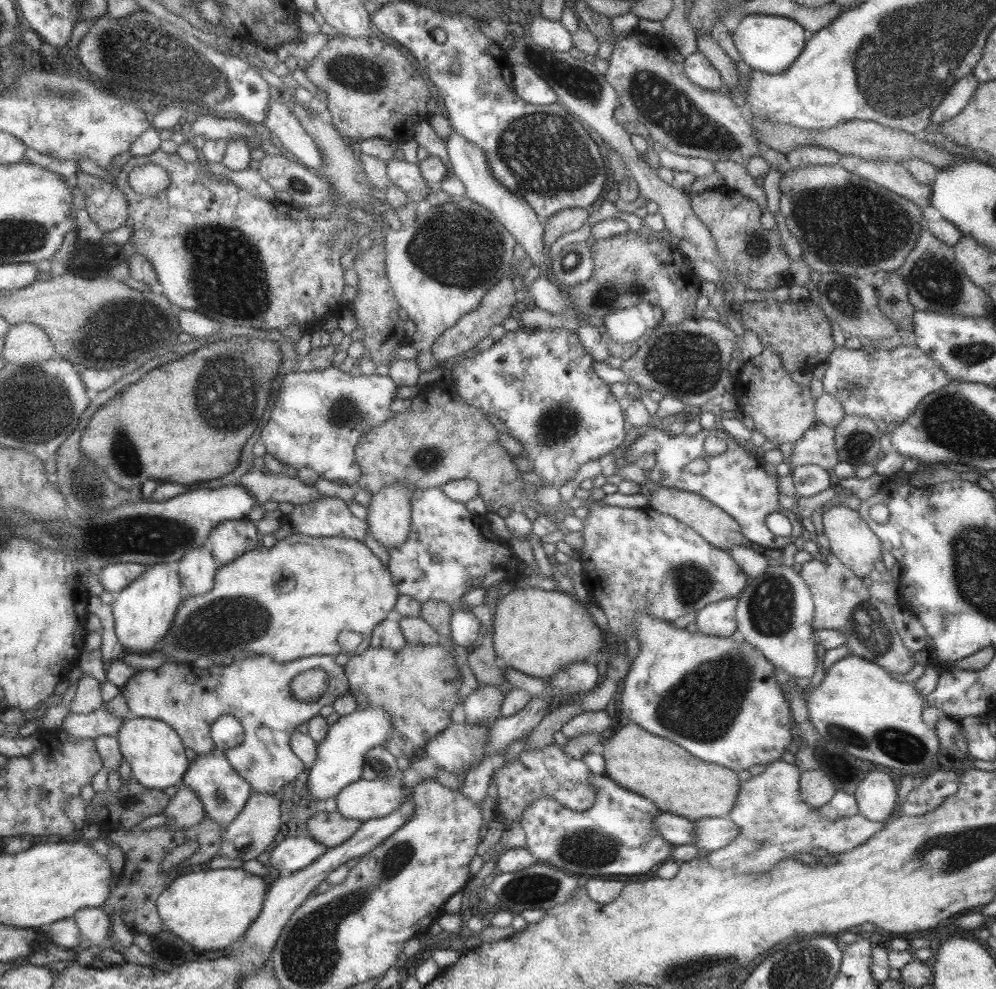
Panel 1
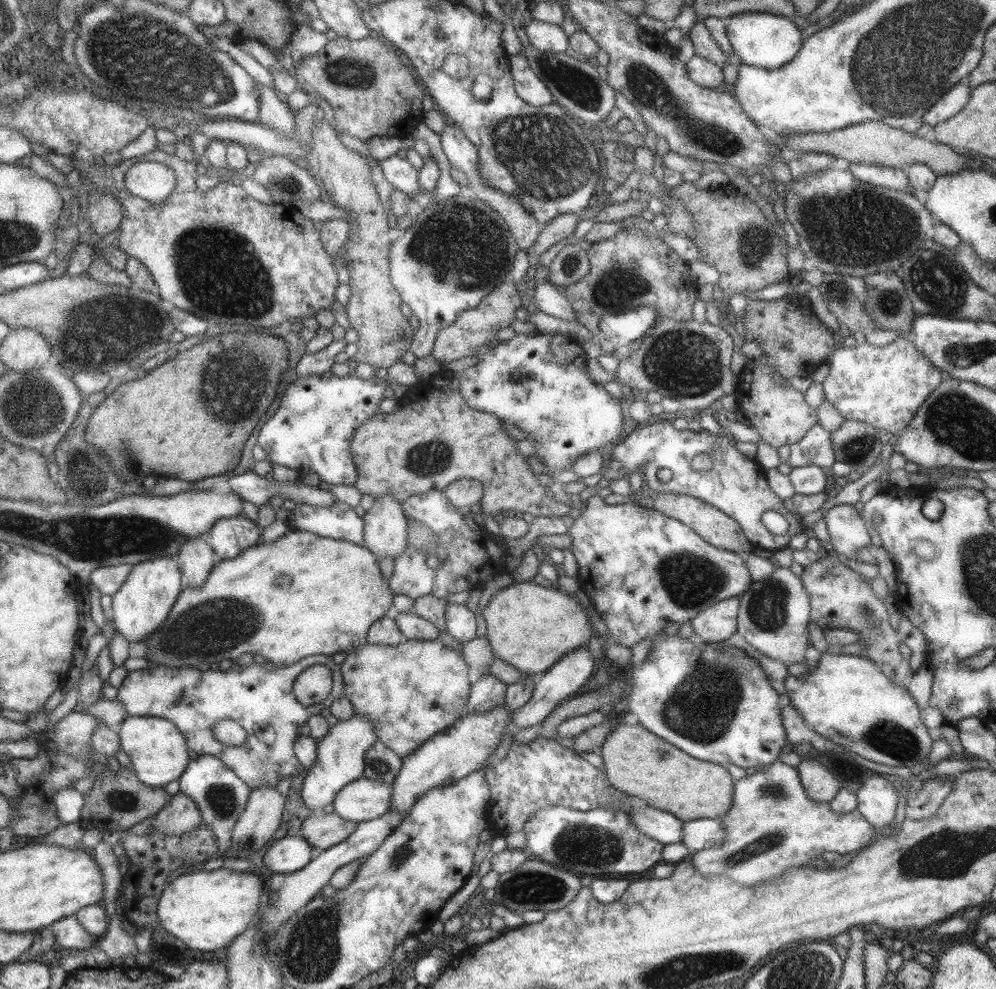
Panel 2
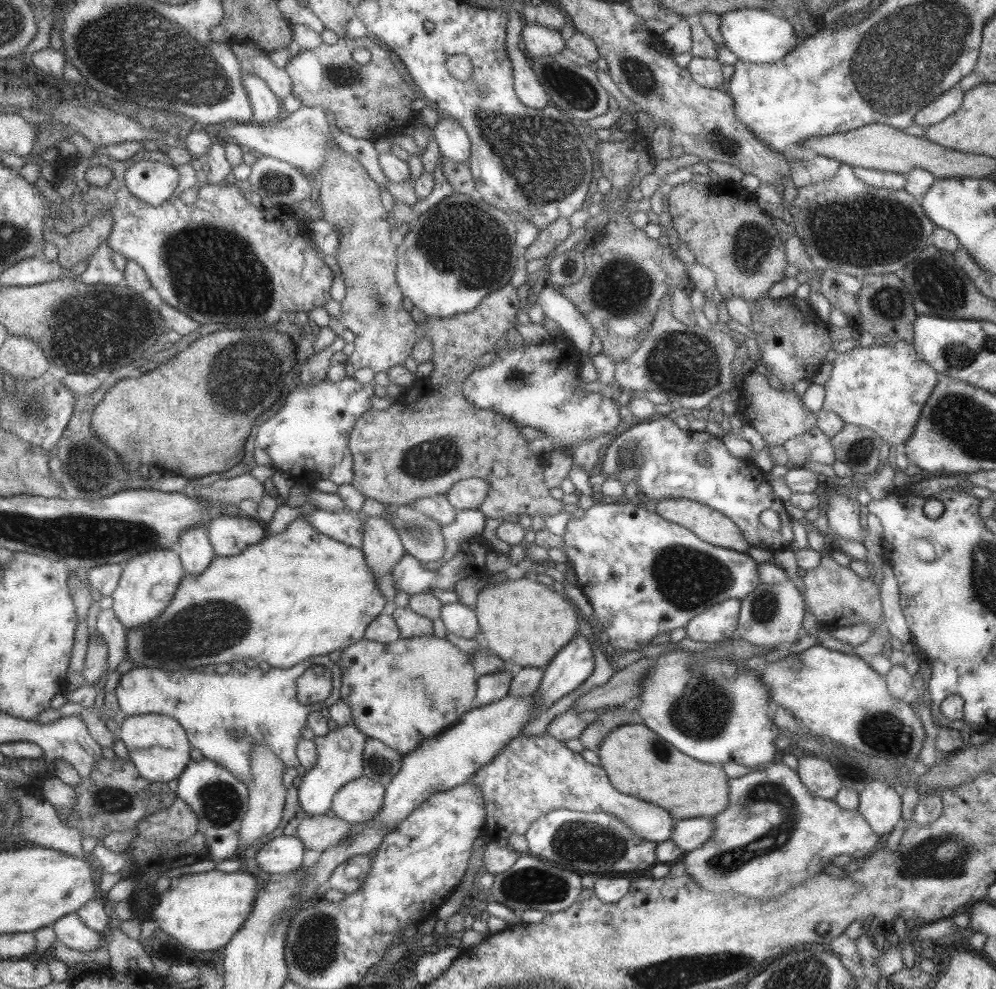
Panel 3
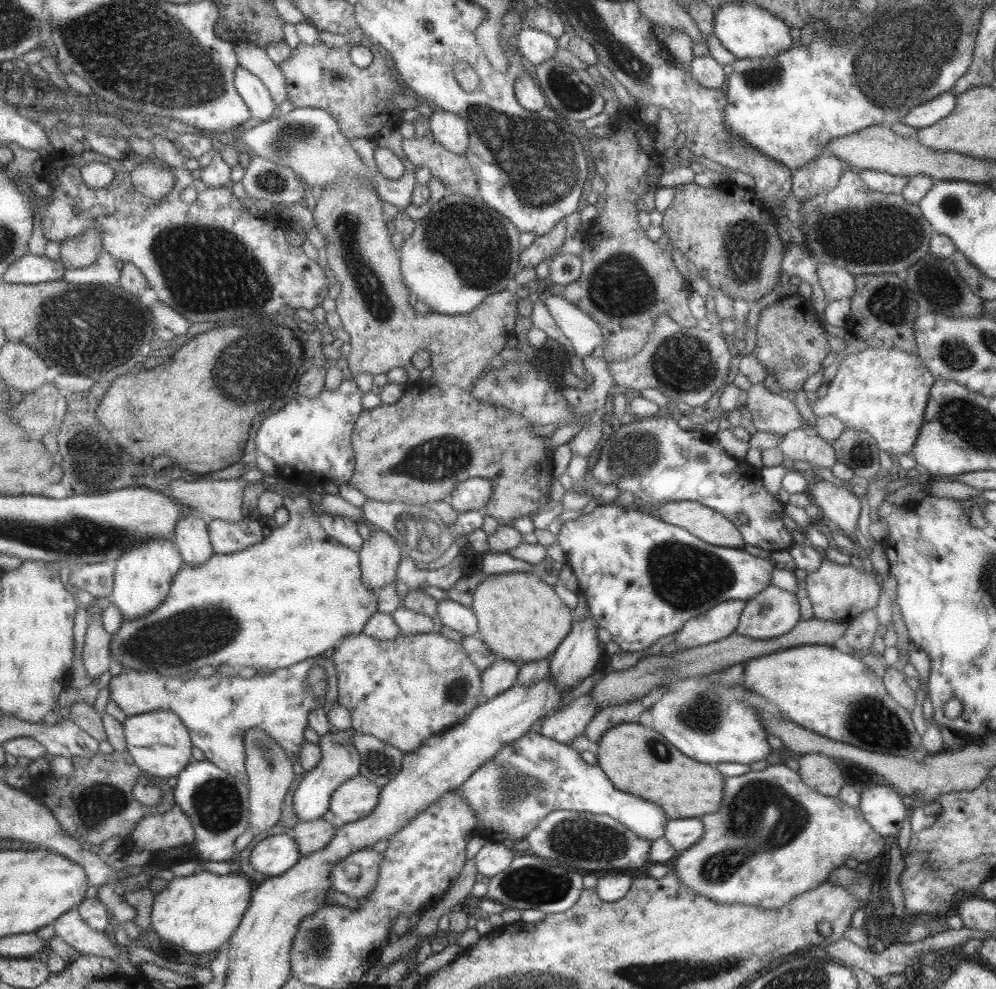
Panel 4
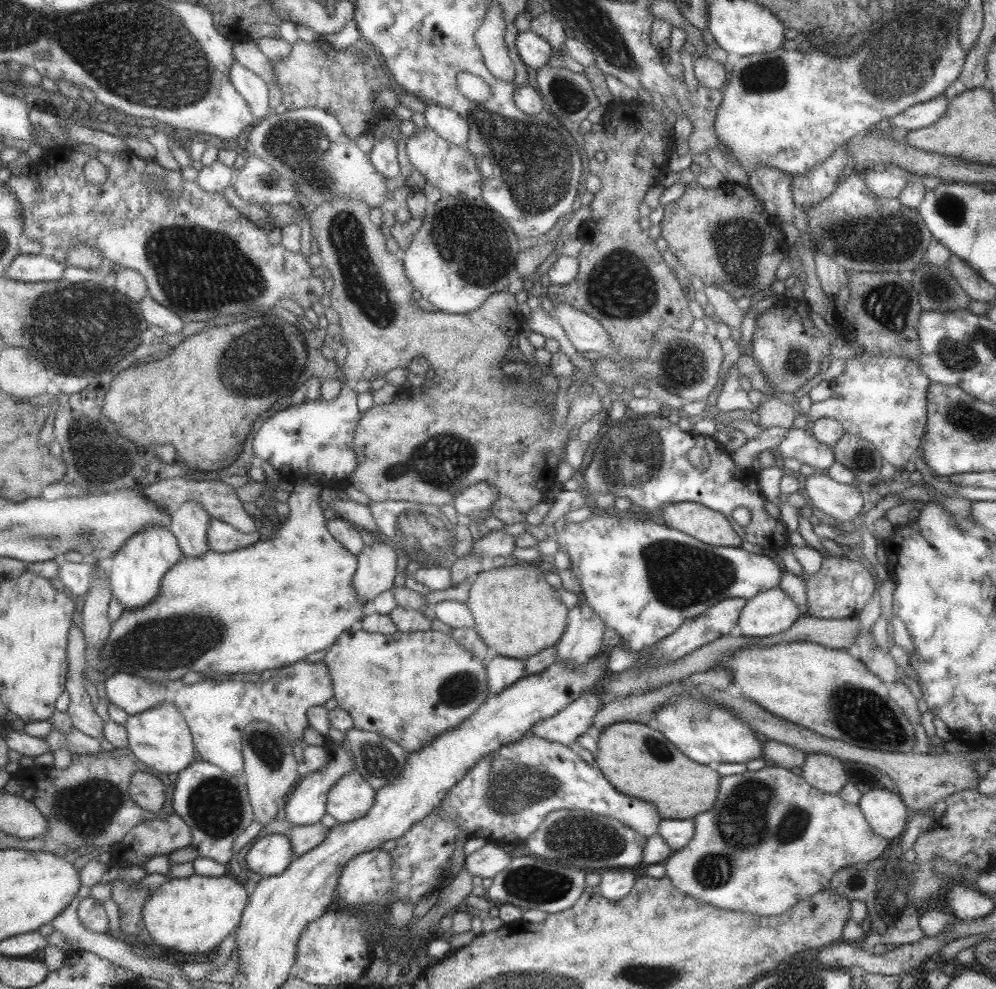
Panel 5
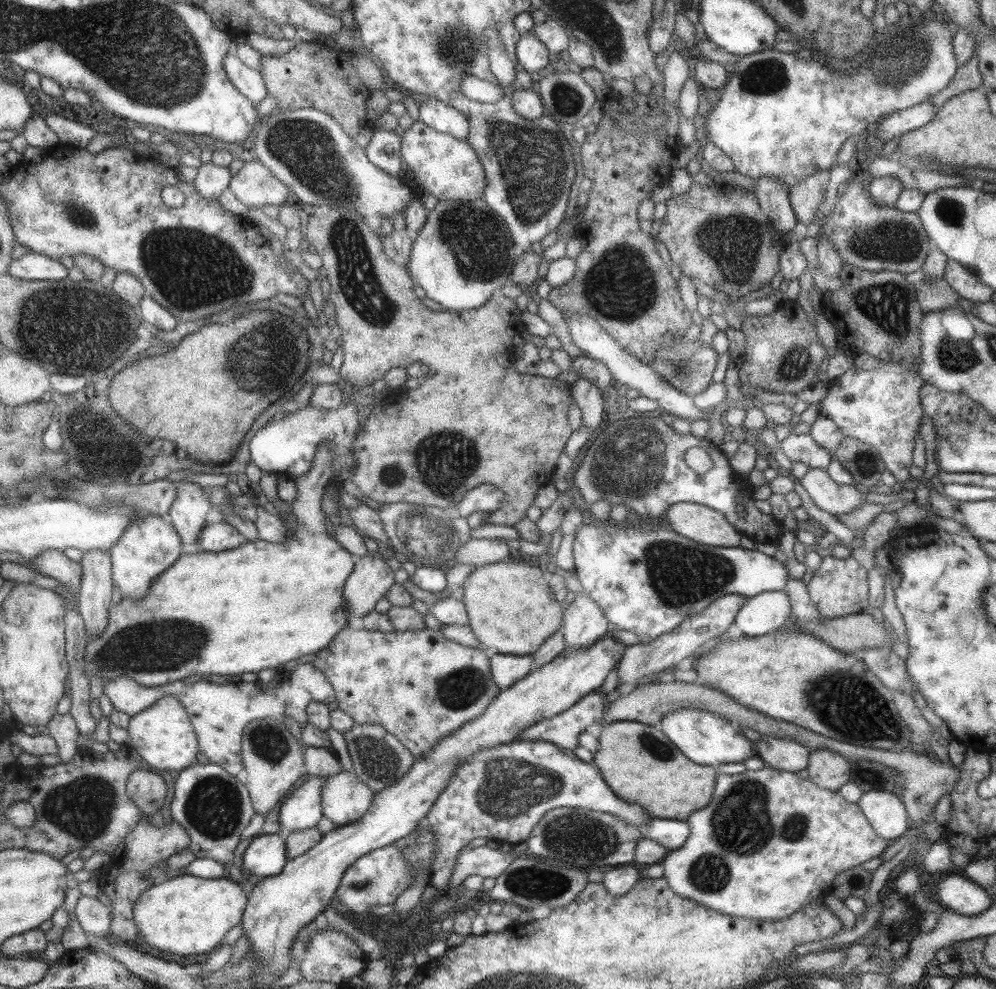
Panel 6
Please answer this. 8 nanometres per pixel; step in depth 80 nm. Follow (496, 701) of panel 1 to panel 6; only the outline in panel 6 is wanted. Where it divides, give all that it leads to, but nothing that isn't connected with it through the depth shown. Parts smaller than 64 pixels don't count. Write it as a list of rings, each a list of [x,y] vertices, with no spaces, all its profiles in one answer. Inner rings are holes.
[[[495,653],[489,658],[493,682],[499,690],[505,690],[521,680],[532,668],[532,655]]]

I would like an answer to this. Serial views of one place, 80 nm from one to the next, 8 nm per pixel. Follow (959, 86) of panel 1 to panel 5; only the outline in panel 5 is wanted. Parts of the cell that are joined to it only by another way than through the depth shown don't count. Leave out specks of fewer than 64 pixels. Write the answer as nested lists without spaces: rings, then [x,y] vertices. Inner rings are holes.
[[[942,94],[931,100],[917,103],[902,110],[901,114],[888,117],[890,126],[911,131],[933,124],[943,114],[948,99]]]

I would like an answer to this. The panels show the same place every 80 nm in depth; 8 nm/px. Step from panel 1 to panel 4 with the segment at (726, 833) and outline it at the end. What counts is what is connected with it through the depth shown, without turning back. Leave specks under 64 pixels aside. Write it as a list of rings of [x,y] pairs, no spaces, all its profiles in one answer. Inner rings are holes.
[[[700,817],[666,819],[663,837],[677,852],[689,848],[701,835]]]

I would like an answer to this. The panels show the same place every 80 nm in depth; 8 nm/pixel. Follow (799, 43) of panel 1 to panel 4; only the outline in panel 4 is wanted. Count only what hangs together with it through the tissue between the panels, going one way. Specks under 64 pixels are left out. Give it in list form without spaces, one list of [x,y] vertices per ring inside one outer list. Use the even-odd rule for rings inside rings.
[[[741,1],[721,3],[721,6],[712,9],[712,11],[713,36],[725,50],[731,52],[737,59],[763,58],[769,55],[776,55],[781,51],[789,50],[791,46],[790,27],[753,2],[749,4]]]

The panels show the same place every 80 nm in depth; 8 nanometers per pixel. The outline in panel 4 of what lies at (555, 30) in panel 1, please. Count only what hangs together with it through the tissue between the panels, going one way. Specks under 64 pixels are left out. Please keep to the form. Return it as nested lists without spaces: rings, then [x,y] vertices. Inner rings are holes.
[[[524,26],[517,33],[517,52],[537,66],[552,58],[557,49],[557,40],[535,28]]]

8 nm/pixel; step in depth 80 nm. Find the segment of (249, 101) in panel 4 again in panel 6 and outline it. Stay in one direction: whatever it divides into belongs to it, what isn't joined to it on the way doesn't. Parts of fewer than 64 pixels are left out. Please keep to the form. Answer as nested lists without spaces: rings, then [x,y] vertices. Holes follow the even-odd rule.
[[[233,51],[225,53],[222,60],[222,67],[226,72],[227,78],[233,86],[246,96],[254,106],[263,100],[266,88],[258,70],[249,68],[234,55]]]

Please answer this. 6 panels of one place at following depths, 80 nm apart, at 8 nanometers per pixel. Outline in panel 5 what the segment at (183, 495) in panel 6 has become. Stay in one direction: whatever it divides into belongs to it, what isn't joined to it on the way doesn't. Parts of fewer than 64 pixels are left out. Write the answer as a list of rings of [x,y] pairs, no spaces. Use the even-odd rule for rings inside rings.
[[[195,501],[182,502],[174,511],[169,512],[171,525],[169,532],[177,539],[183,556],[199,556],[207,552],[207,528],[210,516]]]

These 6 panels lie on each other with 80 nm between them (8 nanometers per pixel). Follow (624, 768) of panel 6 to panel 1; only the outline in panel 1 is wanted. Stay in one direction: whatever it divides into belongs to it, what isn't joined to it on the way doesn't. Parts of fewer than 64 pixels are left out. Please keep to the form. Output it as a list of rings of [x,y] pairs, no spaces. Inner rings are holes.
[[[628,722],[611,738],[602,741],[604,775],[623,789],[645,797],[660,812],[696,821],[703,817],[725,817],[735,804],[740,788],[736,774],[724,767],[702,762],[681,746],[642,730]]]

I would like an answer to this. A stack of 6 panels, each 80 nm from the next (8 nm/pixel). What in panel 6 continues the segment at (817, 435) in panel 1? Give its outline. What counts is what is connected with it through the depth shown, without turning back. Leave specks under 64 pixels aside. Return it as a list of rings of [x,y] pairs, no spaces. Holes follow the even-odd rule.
[[[790,433],[778,443],[778,448],[790,461],[803,462],[807,467],[823,470],[826,470],[832,456],[810,434]]]

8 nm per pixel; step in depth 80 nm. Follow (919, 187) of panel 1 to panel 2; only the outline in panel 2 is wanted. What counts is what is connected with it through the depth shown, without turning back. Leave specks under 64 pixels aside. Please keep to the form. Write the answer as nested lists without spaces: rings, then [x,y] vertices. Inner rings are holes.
[[[849,162],[849,172],[867,184],[890,188],[891,190],[911,193],[906,173],[902,169],[889,168],[887,166],[873,166],[869,164],[857,164]]]

